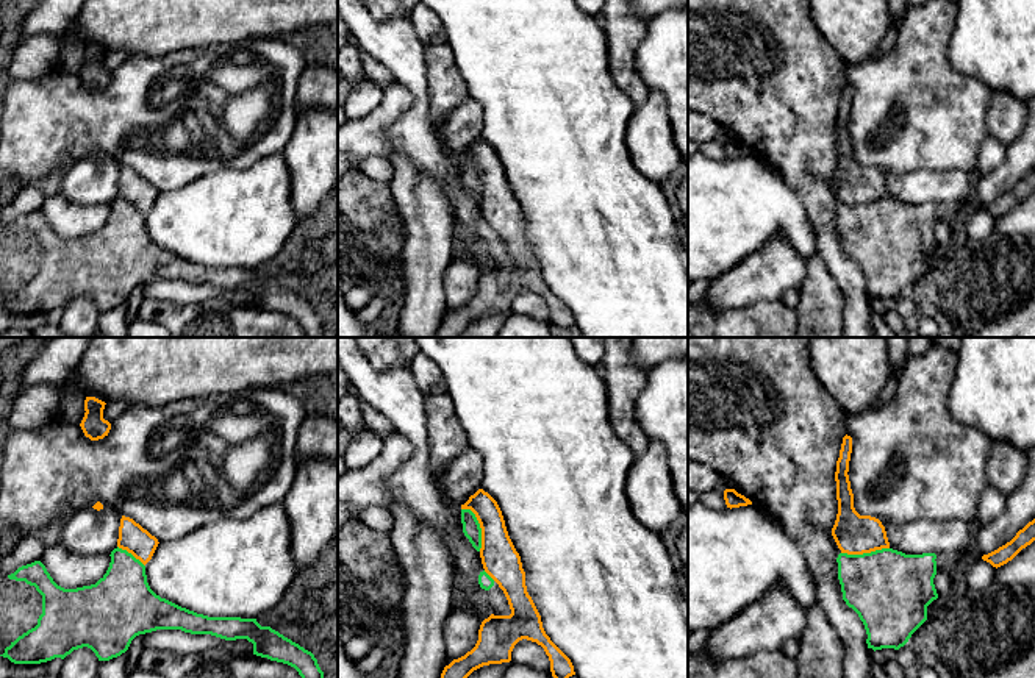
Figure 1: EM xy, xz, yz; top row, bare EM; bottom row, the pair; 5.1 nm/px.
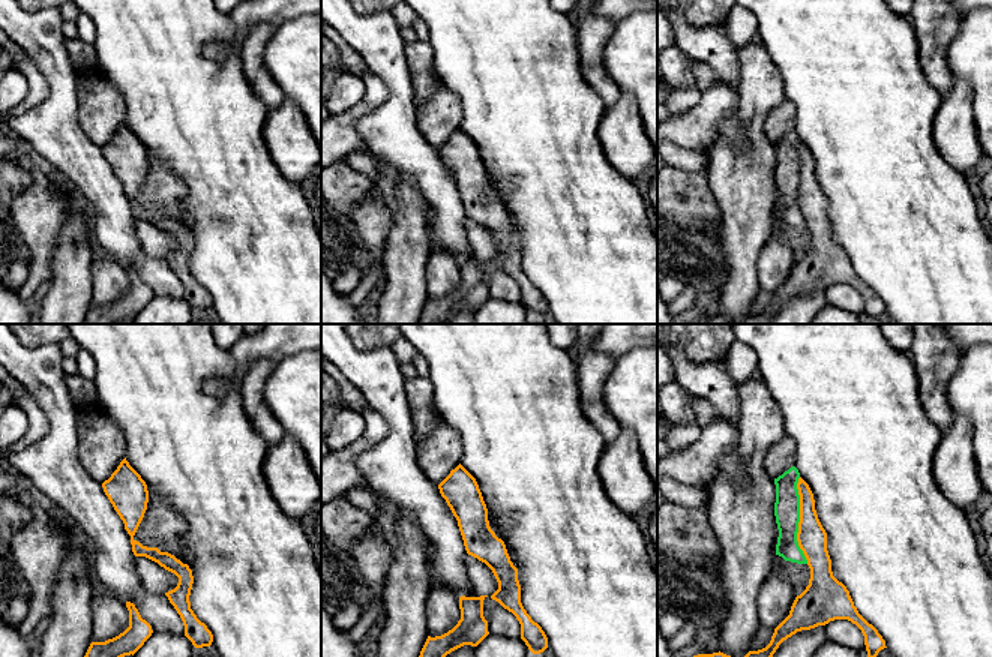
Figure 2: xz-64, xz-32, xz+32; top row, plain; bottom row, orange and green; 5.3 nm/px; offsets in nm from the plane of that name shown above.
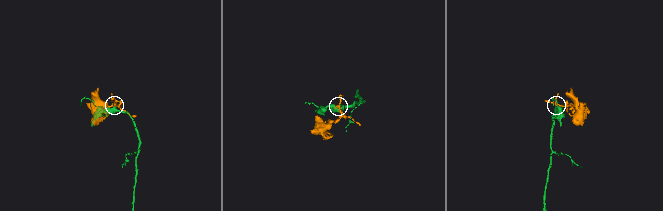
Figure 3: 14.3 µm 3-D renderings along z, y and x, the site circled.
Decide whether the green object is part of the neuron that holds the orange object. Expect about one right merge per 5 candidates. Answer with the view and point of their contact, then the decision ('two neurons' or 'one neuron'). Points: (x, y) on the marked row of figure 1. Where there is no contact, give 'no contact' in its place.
meets orange in xz at (480, 527); two neurons

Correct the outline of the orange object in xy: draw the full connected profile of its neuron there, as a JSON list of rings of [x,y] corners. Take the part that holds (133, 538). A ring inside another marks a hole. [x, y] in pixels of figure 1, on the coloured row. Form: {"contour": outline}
{"contour": [[[122,516],[117,547],[131,553],[144,566],[152,559],[158,539],[144,530],[133,519]]]}

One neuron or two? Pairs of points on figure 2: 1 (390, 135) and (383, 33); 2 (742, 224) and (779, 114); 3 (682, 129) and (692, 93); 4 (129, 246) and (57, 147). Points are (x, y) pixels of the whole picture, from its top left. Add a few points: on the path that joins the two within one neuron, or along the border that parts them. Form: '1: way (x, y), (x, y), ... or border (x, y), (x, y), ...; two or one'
1: way (396, 110), (396, 77), (387, 59); one
2: border (778, 105), (763, 126), (764, 135), (773, 144); two
3: border (703, 92), (692, 107), (676, 116); two
4: way (111, 222), (111, 210), (105, 195), (81, 171); one

